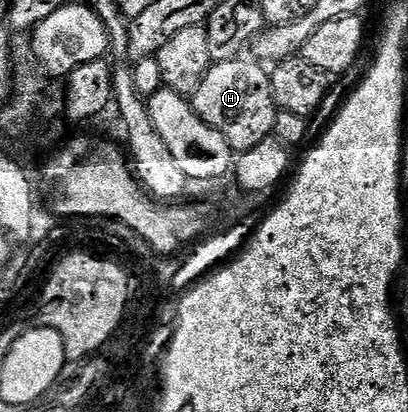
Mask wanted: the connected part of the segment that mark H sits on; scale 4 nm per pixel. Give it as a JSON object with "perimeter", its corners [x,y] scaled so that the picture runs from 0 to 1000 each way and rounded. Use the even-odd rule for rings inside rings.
{"perimeter":[[[630,146],[527,148],[471,228],[475,277],[510,308],[539,318],[576,374],[627,357],[672,320],[684,262],[672,252],[664,180]]]}

